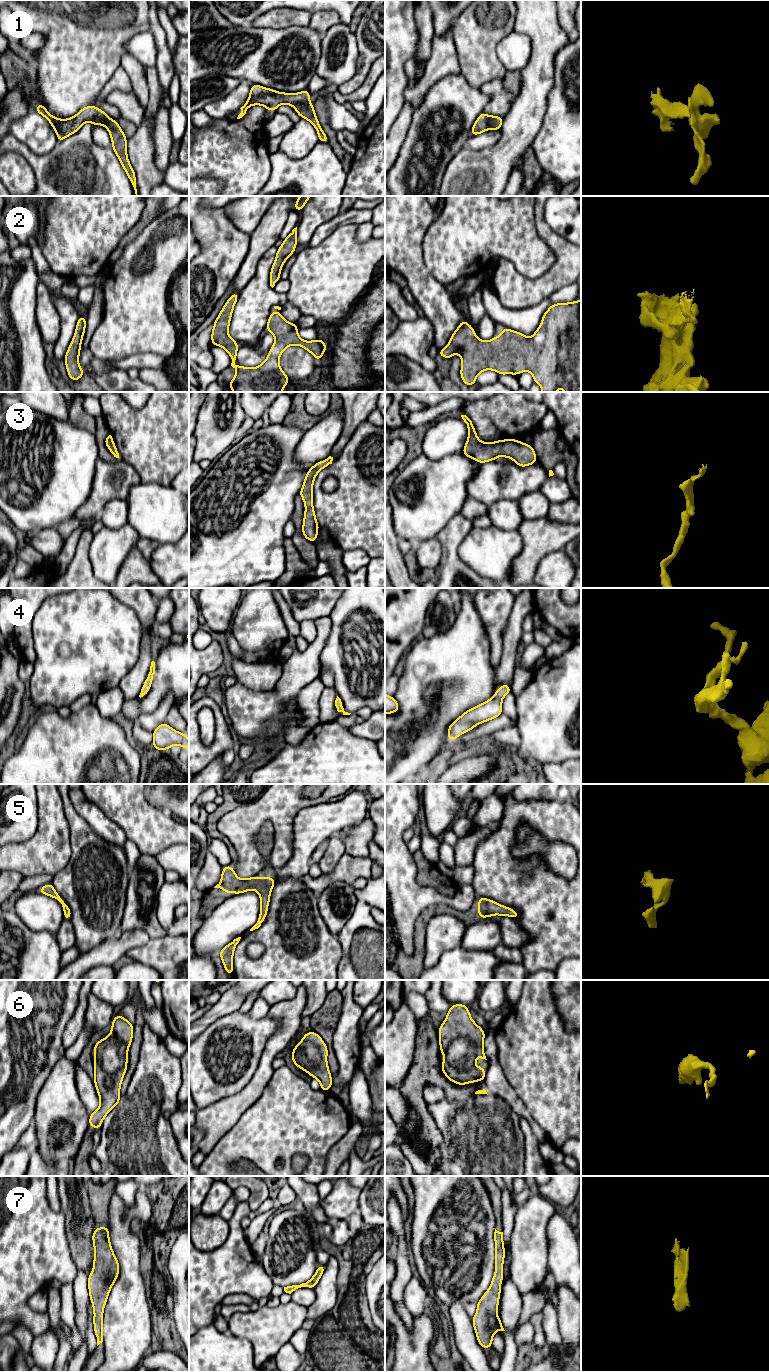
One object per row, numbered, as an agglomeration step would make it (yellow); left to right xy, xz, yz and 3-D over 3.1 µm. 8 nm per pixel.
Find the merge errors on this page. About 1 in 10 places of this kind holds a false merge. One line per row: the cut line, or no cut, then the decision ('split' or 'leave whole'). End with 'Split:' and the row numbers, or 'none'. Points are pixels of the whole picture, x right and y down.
1: cut none; leave whole
2: cut none; leave whole
3: cut none; leave whole
4: cut none; leave whole
5: cut none; leave whole
6: cut none; leave whole
7: cut none; leave whole
Split: none

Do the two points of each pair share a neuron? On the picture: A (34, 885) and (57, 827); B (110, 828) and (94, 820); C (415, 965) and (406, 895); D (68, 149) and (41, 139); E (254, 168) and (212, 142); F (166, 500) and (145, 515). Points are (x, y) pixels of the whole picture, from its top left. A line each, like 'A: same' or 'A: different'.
A: different
B: same
C: different
D: different
E: same
F: same

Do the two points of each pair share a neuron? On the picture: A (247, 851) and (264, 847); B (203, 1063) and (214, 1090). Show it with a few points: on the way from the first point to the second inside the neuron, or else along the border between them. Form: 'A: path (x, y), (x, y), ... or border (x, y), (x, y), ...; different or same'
A: border (261, 826), (257, 839), (257, 848), (266, 857); different
B: path (208, 1070), (211, 1073), (211, 1083); same

